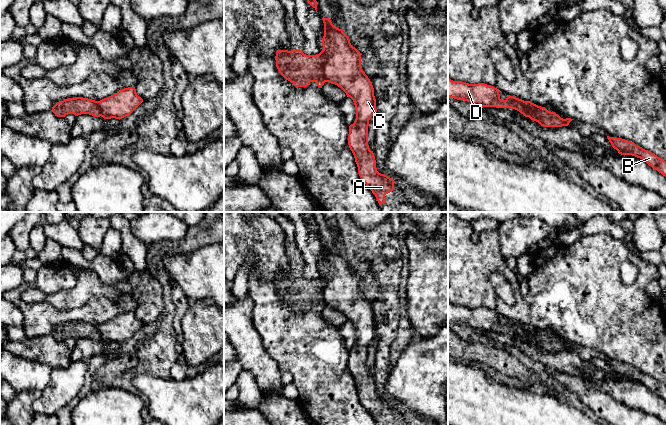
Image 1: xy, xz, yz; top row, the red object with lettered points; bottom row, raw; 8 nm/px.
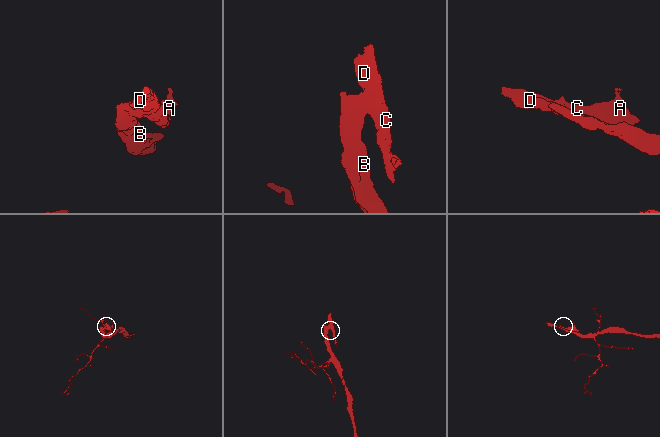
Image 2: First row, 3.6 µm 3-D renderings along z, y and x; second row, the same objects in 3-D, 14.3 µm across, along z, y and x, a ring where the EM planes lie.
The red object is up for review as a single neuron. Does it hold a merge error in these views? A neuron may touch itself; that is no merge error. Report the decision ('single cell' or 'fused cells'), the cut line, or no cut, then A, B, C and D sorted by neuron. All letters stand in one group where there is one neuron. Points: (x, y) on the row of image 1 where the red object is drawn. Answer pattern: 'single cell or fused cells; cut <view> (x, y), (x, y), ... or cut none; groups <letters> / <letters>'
fused cells; cut yz (505, 100), (509, 98), (520, 103), (534, 111), (539, 119); groups A C D / B

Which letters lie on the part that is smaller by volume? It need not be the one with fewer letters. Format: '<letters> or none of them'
A, C, D

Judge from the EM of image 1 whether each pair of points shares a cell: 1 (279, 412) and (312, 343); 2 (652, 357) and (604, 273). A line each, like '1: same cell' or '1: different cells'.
1: different cells
2: same cell

